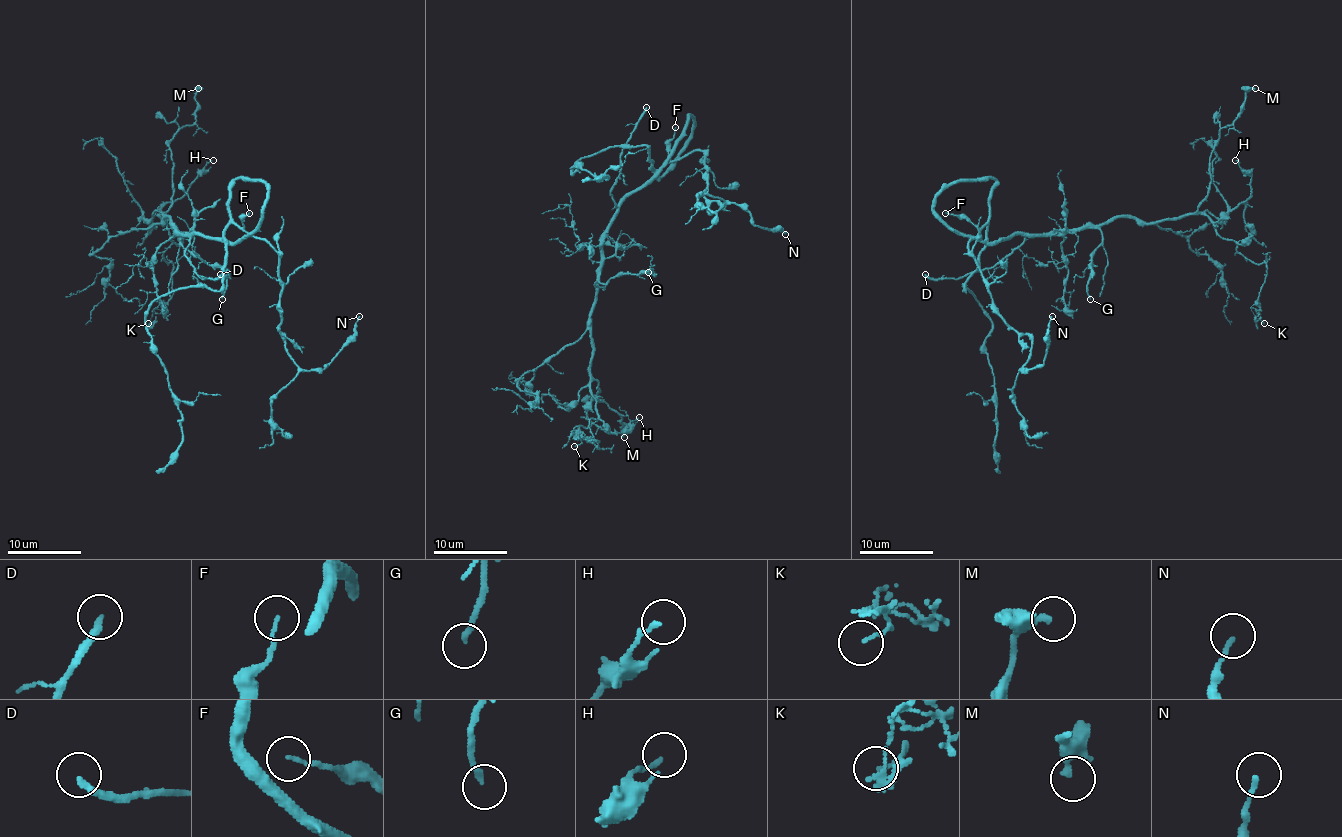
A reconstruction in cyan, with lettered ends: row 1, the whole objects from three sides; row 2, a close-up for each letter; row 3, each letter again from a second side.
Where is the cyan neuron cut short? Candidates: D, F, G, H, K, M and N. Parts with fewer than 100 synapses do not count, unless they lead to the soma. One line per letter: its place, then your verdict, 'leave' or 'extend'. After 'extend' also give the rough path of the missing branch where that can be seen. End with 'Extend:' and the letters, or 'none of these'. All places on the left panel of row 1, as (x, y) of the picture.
D: at (220, 274); extend; missing branch runs (220, 274), (218, 259), (238, 239), (227, 222), (126, 204), (47, 209), (36, 195), (31, 195)
F: at (249, 213); leave
G: at (222, 299); leave
H: at (213, 160); leave
K: at (148, 323); leave
M: at (198, 88); leave
N: at (359, 316); leave
Extend: D

